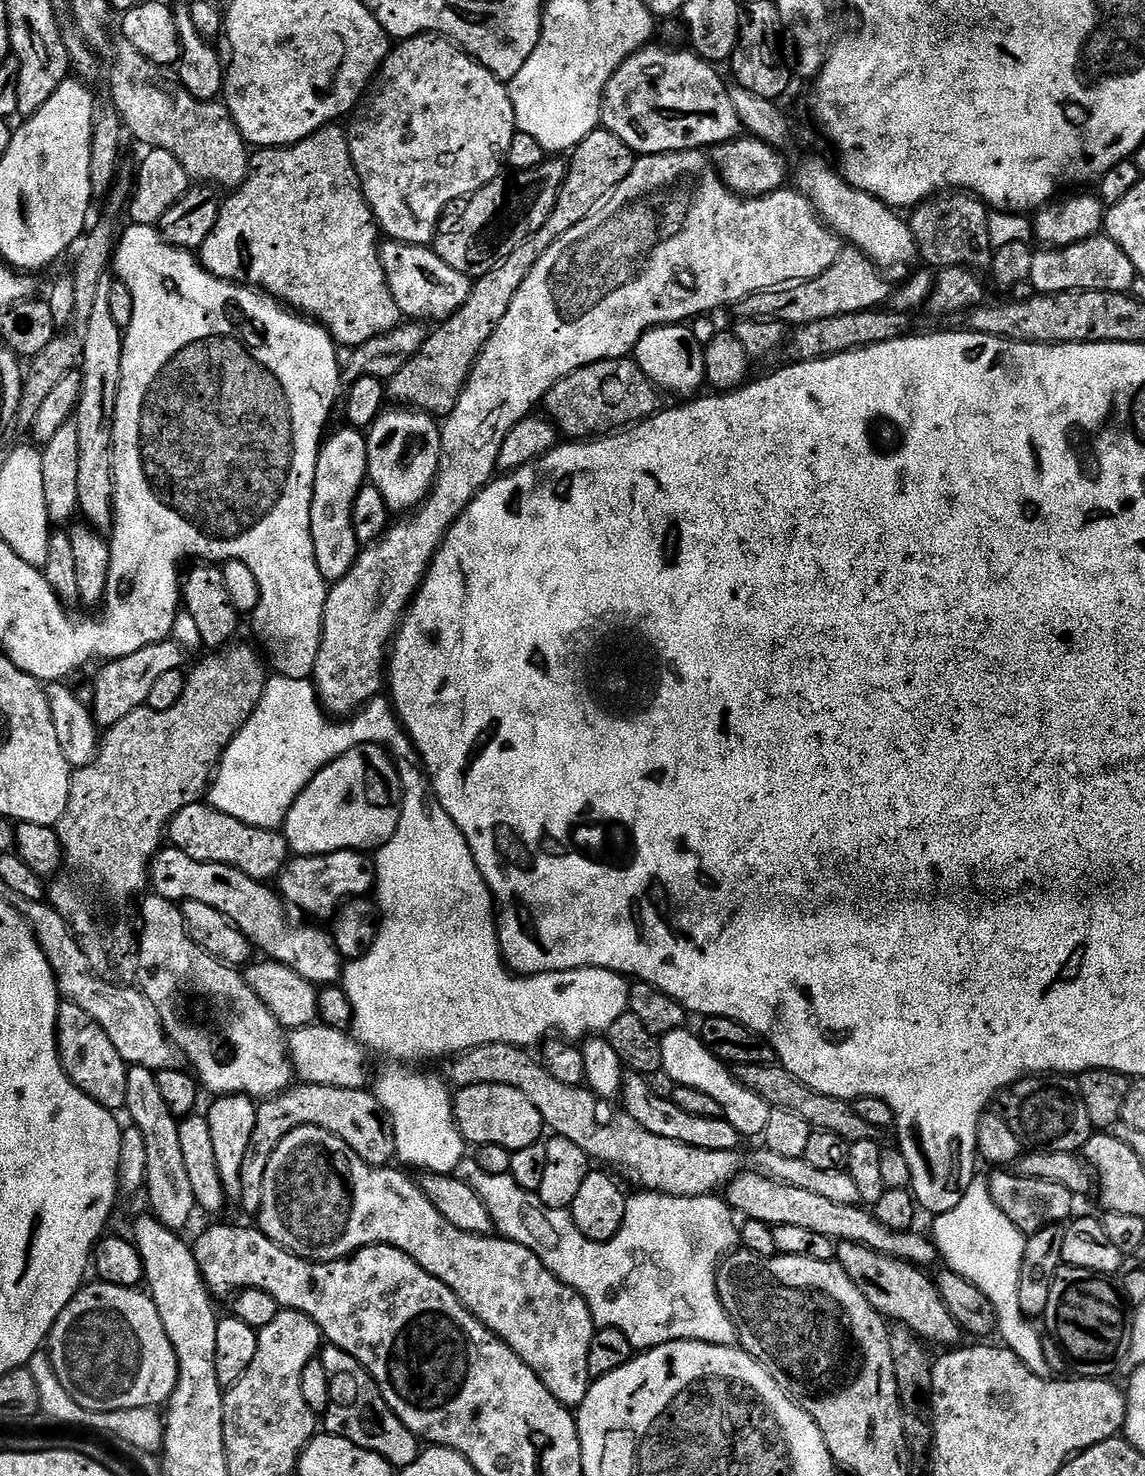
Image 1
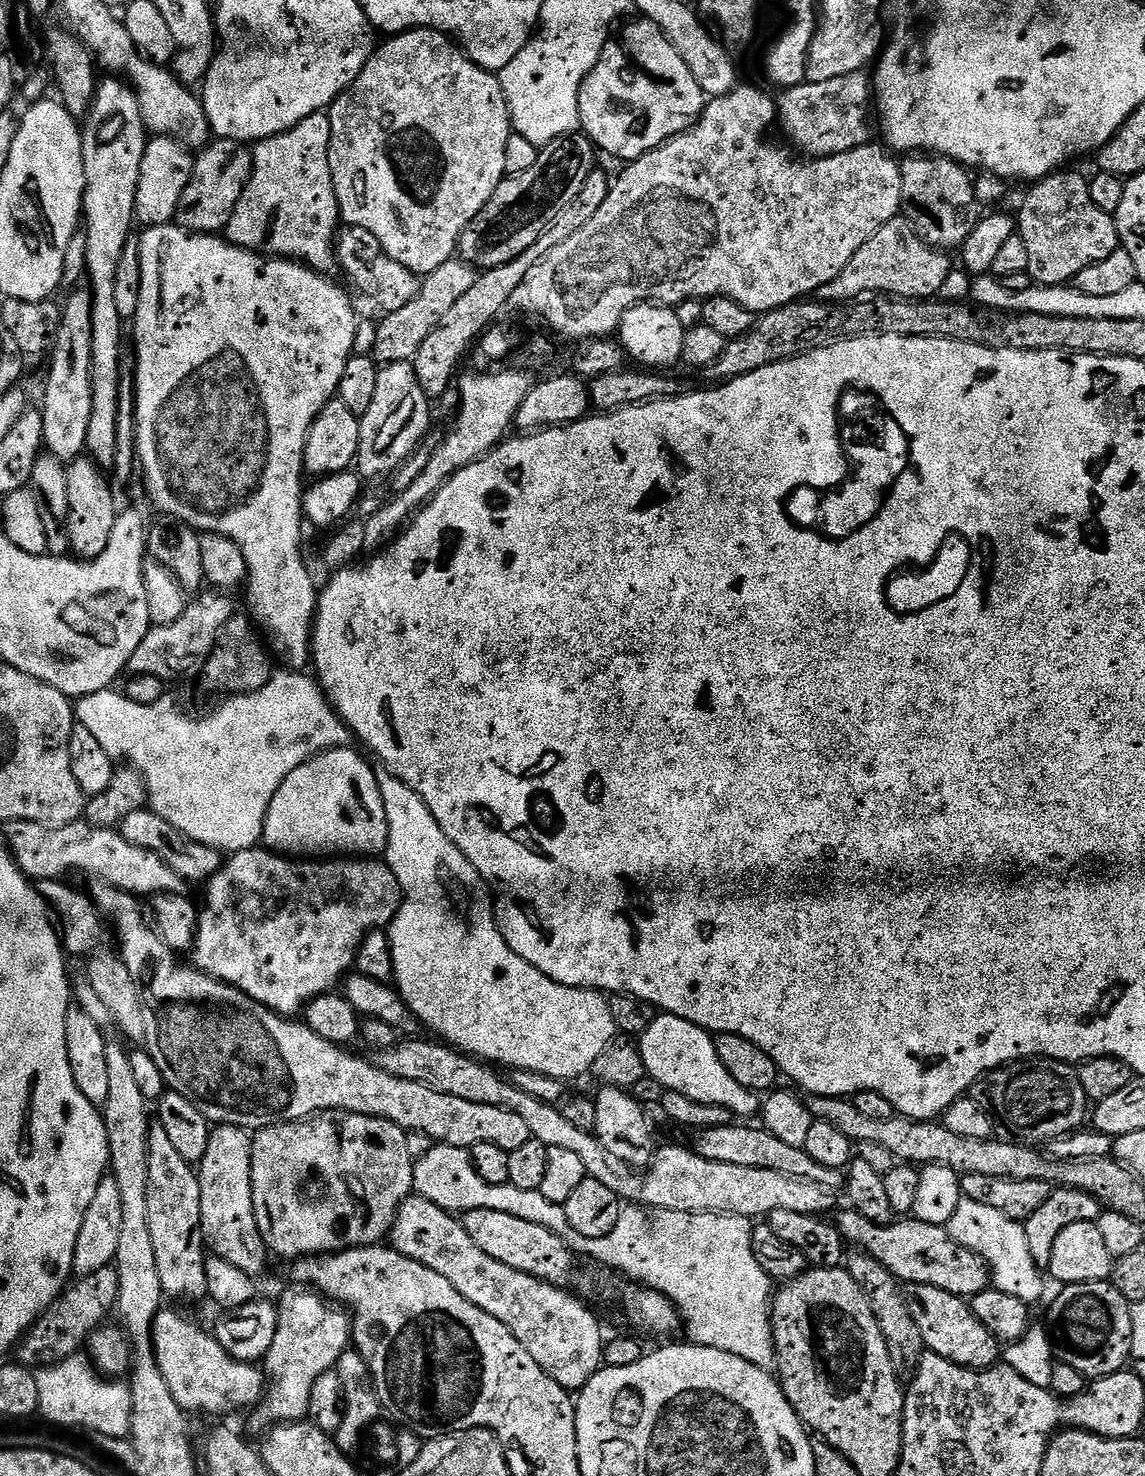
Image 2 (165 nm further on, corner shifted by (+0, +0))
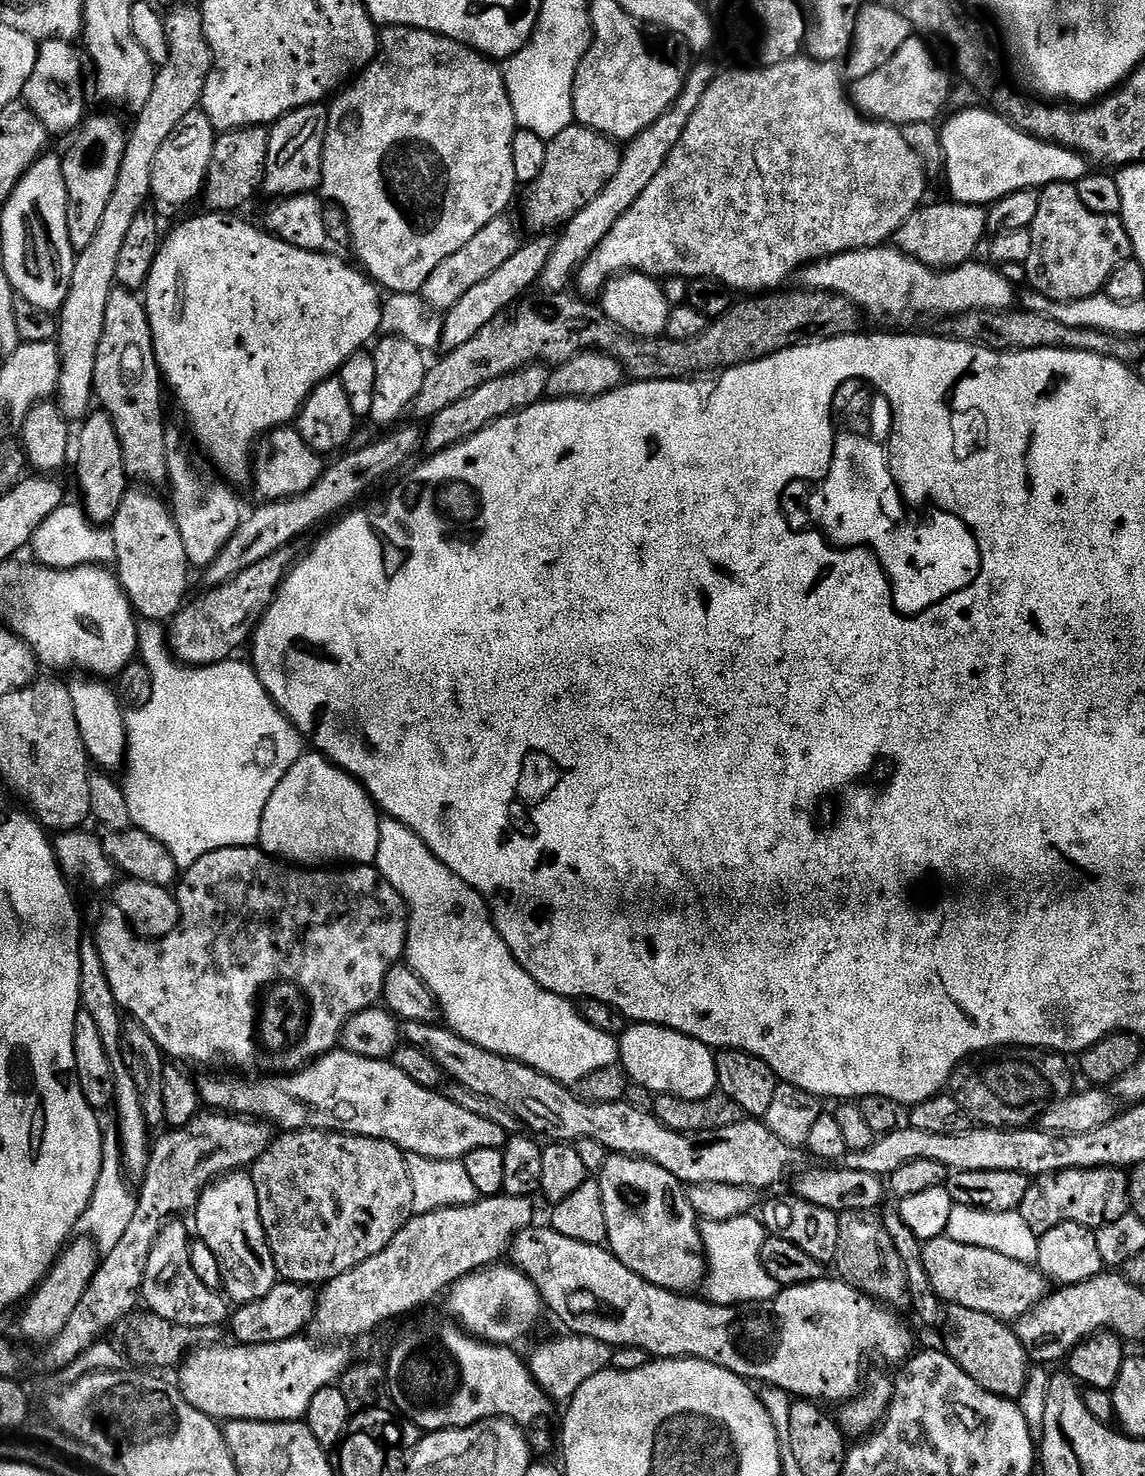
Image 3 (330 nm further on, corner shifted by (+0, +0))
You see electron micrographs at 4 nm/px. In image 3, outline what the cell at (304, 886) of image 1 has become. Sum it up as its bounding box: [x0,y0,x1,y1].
[94,846,408,1074]

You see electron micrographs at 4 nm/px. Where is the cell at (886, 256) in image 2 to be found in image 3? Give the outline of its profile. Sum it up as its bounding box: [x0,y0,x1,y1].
[895,204,989,270]

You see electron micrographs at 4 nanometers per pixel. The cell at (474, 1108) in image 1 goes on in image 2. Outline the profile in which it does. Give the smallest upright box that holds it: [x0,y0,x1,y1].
[90,882,532,1152]

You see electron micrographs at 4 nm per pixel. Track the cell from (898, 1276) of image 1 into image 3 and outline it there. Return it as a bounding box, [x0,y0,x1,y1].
[946,1307,1030,1397]

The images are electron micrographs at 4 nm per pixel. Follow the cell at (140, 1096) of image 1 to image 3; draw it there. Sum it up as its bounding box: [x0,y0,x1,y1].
[143,1222,230,1328]

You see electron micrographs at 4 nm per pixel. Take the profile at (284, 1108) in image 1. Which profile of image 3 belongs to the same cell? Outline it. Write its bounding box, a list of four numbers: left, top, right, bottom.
[250,1130,414,1286]

